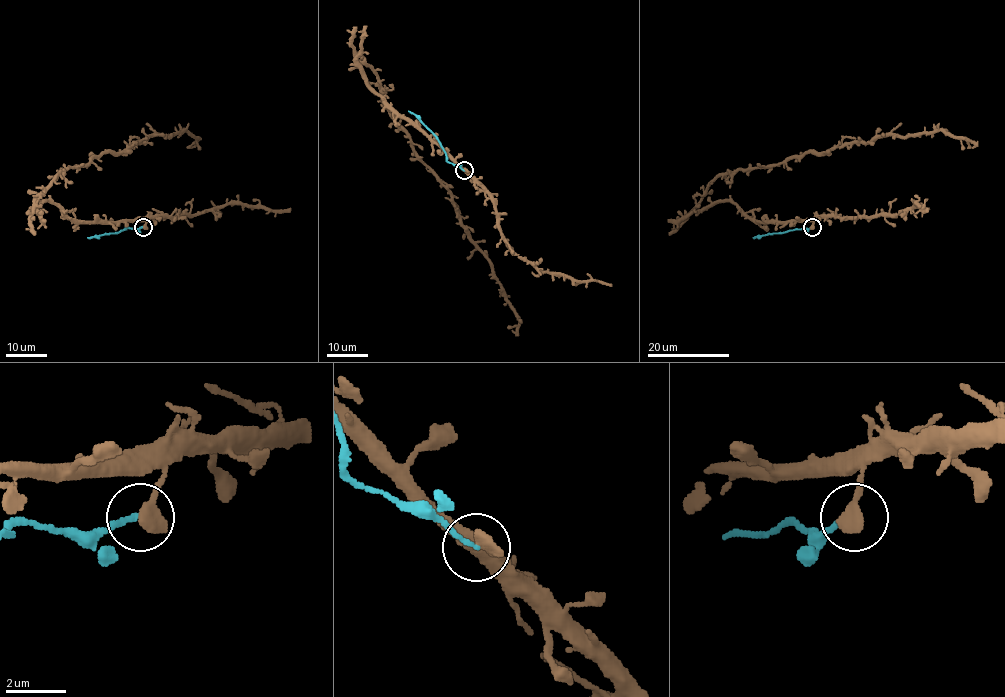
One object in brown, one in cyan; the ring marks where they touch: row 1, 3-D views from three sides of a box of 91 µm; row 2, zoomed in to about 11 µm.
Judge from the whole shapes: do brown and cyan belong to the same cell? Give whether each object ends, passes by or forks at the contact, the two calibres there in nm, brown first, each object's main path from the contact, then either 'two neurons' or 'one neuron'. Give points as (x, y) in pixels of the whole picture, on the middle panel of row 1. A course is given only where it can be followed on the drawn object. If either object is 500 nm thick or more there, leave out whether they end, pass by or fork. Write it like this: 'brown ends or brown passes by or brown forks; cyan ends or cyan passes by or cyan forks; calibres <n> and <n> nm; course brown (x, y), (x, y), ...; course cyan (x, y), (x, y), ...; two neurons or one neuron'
calibres 500 and 140 nm; course brown (464, 170), (367, 84), (356, 55), (378, 77), (383, 105), (491, 262), (519, 320), (511, 330); course cyan (464, 171), (448, 161), (437, 138), (408, 111); two neurons

